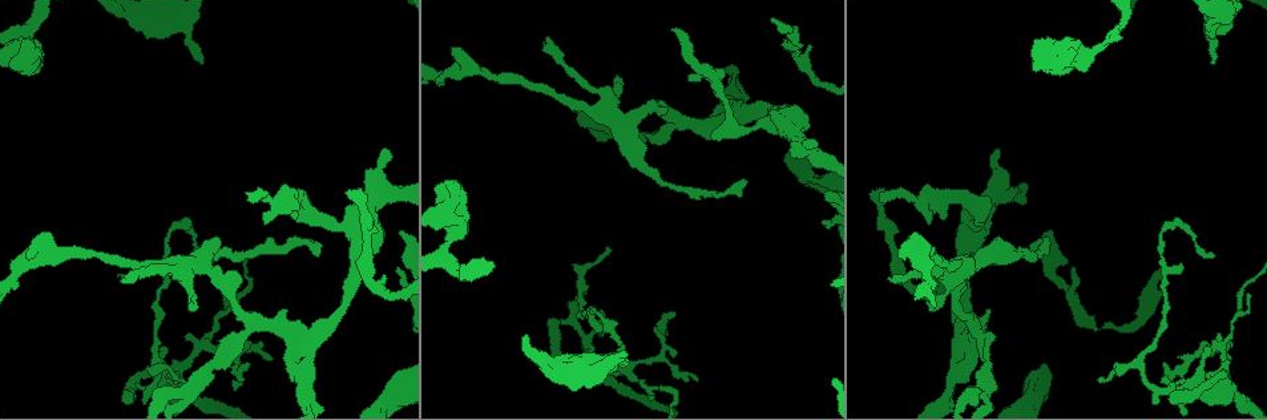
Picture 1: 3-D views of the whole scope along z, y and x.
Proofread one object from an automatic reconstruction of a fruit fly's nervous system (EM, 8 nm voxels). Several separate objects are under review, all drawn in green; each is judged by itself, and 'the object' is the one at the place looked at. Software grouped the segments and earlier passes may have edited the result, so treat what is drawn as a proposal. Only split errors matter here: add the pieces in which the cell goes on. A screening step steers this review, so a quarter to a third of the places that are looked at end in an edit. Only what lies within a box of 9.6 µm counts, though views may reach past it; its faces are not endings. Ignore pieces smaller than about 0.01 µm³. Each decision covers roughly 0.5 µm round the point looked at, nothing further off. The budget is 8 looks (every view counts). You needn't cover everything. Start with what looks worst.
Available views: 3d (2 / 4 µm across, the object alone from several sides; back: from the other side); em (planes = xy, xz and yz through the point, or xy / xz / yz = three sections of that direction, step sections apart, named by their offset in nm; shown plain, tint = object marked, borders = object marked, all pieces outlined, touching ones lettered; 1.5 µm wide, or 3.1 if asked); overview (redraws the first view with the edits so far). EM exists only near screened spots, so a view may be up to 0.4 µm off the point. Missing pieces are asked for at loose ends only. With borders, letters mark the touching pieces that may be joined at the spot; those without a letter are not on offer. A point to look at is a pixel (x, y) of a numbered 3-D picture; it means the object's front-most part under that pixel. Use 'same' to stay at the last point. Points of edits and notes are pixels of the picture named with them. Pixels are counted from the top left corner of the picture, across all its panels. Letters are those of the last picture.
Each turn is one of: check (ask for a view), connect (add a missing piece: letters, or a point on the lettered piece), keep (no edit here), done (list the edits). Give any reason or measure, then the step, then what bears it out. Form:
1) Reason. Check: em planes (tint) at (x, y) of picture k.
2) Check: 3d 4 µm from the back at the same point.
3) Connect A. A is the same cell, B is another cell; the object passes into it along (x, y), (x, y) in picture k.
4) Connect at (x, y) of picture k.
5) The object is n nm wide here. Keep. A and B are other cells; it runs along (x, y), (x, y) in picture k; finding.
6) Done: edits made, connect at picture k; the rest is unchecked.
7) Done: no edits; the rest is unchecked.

Branch stops here. Check: em xy step 4 (tint) at (627, 363) of picture 1.

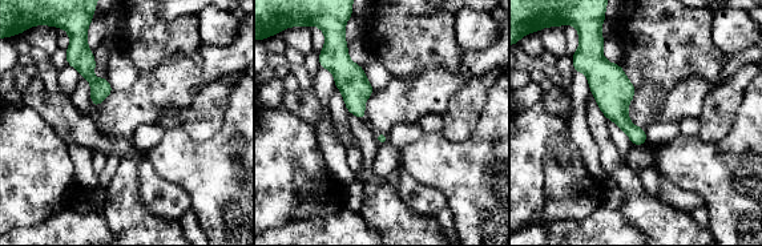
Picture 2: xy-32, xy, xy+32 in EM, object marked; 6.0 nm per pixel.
Check: em planes (borders) at the same point.

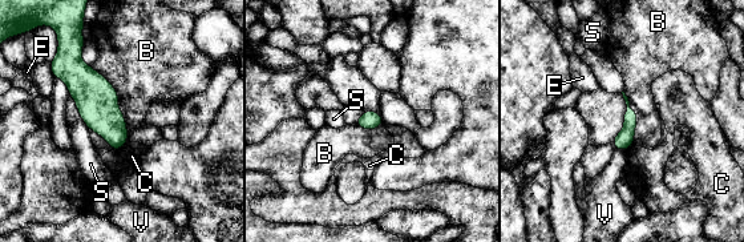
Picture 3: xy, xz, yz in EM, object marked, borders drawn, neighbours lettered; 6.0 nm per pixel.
The object is 100 nm wide here. Keep. B, C, E, S and V are other cells; no lettered piece goes on from it.

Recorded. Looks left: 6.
Check: em planes (borders) at (771, 18) of picture 1.

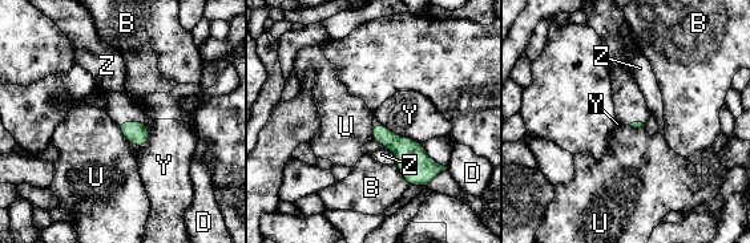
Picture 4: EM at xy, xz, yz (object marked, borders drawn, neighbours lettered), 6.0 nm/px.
Keep. B, D, U, Y and Z are other cells; a border runs along (116, 124), (129, 142) in picture 4; no lettered piece goes on from it.

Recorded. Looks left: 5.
Free end. Check: em xz step 4 (tint) at (619, 76) of picture 1.

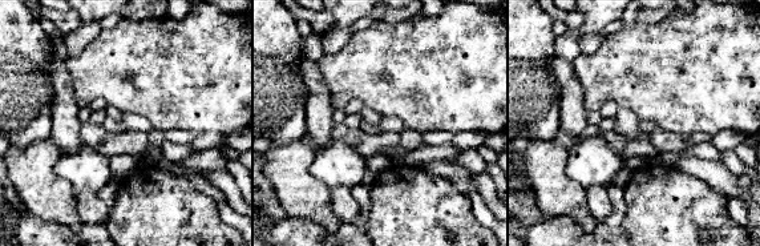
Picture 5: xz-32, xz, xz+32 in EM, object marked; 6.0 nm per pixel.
Another direction. Check: em planes (borders) at the same point.

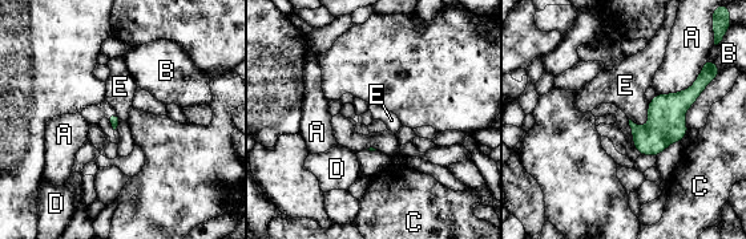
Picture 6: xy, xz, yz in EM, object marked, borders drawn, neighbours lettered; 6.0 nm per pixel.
Keep. A, B, C, D and E are other cells; no lettered piece goes on from it.

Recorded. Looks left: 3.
Tapers out. Check: em planes (borders) at (182, 379) of picture 1.

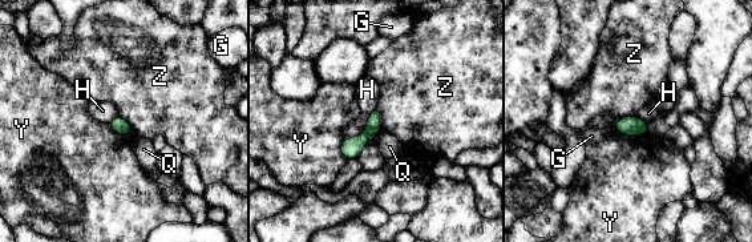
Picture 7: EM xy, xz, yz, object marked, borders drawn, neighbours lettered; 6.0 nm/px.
The object is 90 nm wide here. Keep. G, H, Q, Y and Z are other cells; a border runs along (376, 109), (380, 117), (381, 132) in picture 7; none of them fits.

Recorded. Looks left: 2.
Done: no edits; the rest is unchecked.

